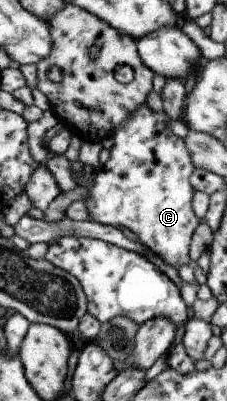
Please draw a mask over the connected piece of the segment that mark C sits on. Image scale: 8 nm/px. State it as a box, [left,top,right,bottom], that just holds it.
[86,102,199,271]

